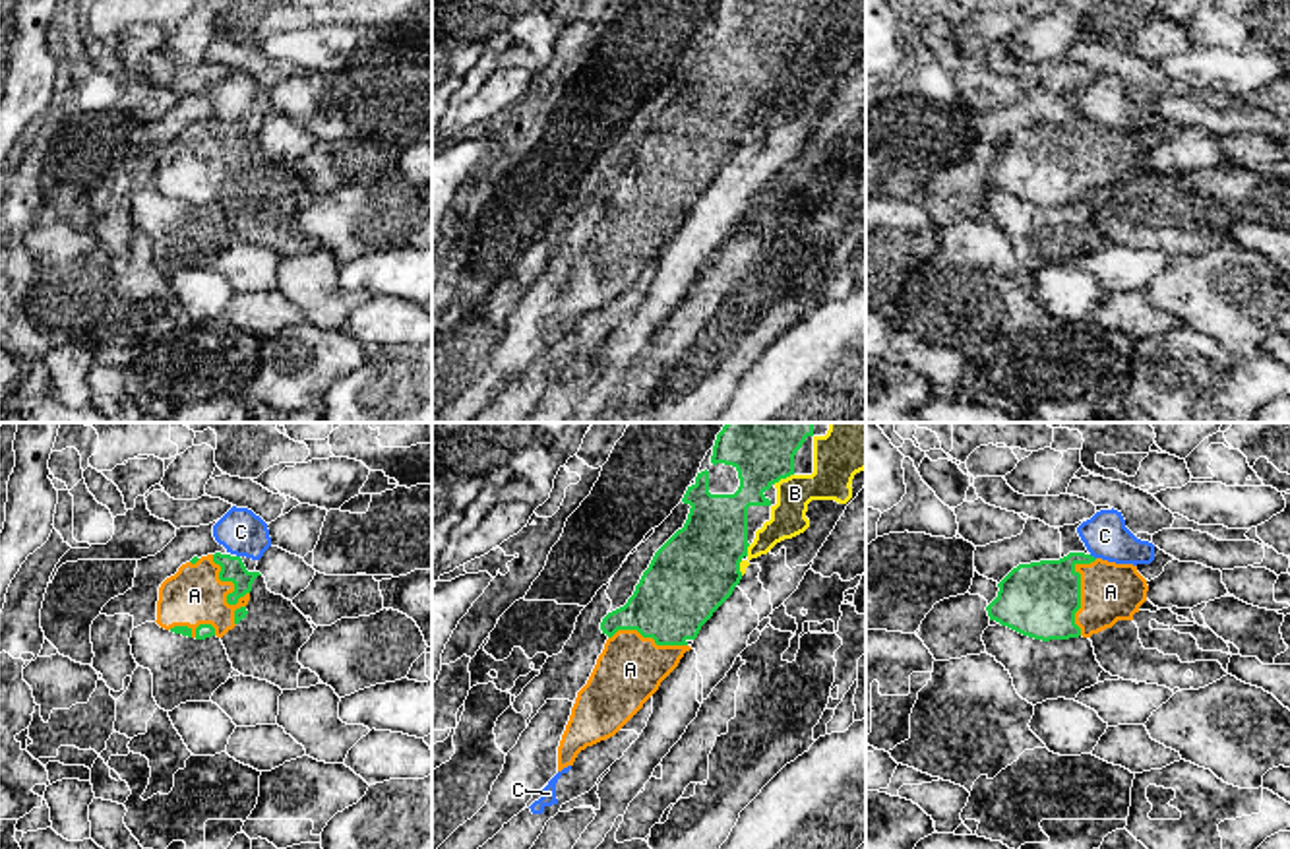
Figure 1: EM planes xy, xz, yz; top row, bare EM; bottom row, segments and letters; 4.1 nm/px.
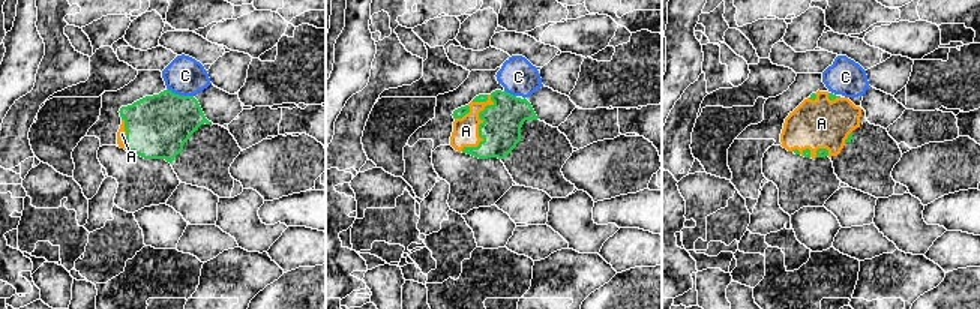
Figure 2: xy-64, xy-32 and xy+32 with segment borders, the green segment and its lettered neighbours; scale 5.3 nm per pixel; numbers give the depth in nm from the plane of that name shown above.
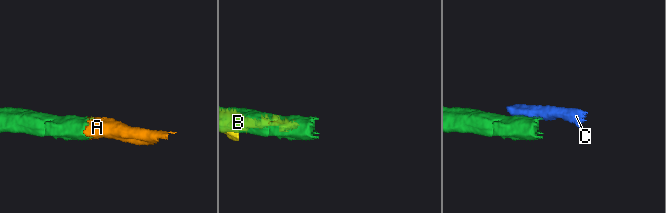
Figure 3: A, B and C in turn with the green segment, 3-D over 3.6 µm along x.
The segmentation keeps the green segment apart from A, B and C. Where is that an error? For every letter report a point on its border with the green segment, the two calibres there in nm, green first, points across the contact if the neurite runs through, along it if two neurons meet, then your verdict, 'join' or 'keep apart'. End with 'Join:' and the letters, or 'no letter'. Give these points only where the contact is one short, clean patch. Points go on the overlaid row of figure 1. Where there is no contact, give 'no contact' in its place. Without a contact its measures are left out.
A: xy (235, 588) | 100/240 nm | join
B: xz (783, 477) | 340/200 nm | keep apart
C: yz (1093, 557) | 280/190 nm | keep apart
Join: A

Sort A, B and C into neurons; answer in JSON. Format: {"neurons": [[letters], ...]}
{"neurons": [["A"], ["B"], ["C"]]}

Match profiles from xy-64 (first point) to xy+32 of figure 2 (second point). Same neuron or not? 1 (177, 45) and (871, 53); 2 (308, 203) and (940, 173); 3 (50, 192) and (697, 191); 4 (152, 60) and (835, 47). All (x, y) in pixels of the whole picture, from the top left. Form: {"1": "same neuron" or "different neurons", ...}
{"1": "same neuron", "2": "different neurons", "3": "same neuron", "4": "different neurons"}

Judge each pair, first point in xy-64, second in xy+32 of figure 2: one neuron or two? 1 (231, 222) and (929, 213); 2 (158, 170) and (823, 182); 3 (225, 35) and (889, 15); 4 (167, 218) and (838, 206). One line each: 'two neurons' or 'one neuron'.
1: two neurons
2: one neuron
3: two neurons
4: two neurons

